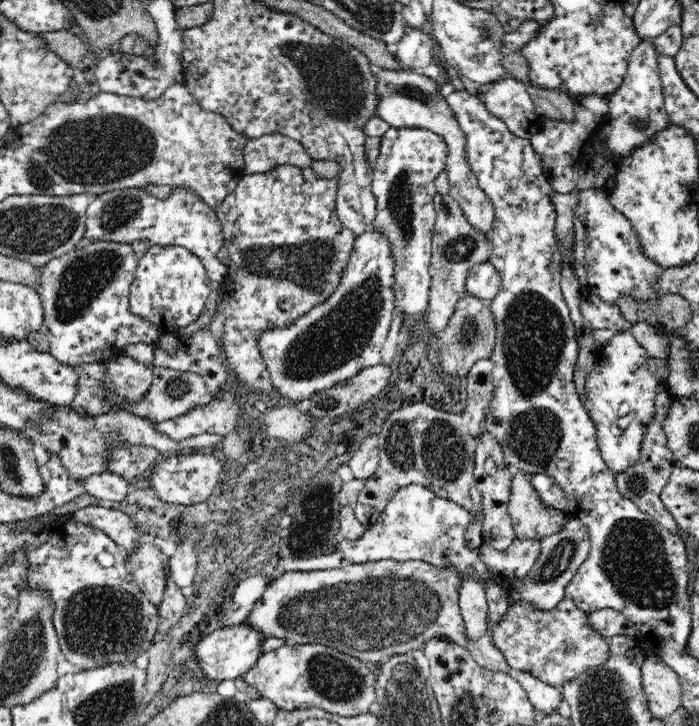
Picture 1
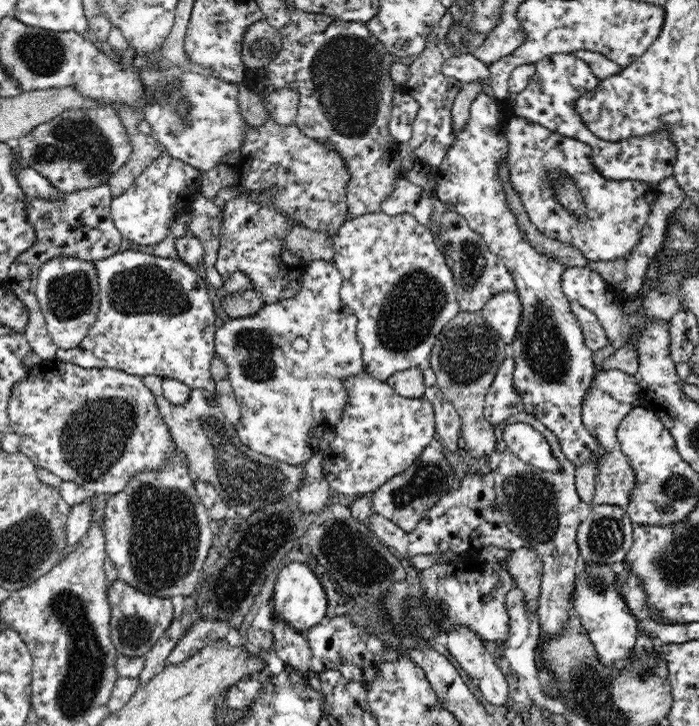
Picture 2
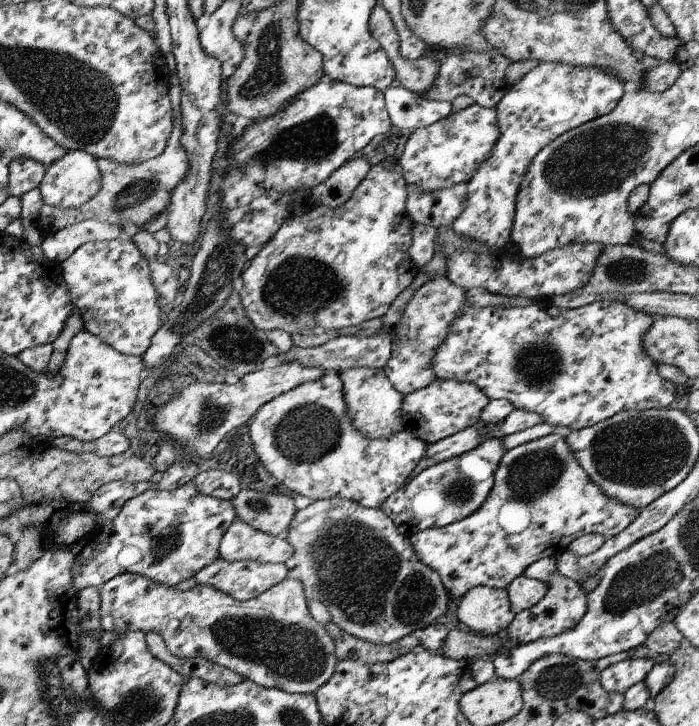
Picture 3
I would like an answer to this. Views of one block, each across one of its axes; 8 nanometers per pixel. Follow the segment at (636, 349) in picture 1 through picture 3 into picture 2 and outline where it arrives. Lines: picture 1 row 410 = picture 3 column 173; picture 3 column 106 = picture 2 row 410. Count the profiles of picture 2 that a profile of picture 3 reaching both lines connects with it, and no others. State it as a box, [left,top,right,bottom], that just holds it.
[582,368,638,453]

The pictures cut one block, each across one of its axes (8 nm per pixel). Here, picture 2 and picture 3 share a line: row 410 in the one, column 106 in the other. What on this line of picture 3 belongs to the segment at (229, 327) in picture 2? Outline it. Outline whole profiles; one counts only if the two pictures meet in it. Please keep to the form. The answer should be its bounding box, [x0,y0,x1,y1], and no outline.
[60,237,161,356]

